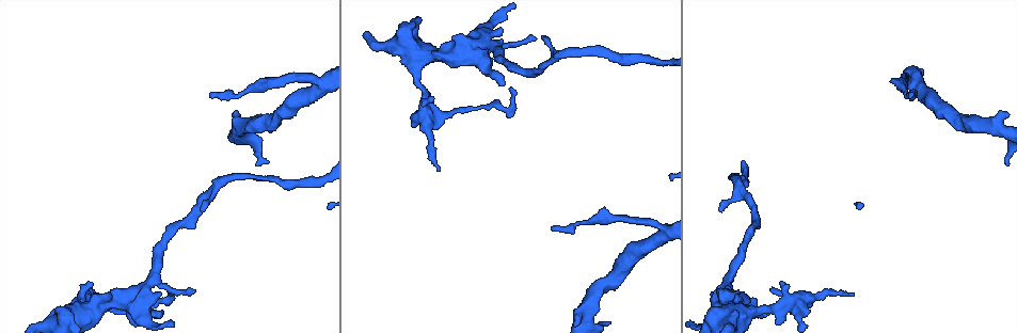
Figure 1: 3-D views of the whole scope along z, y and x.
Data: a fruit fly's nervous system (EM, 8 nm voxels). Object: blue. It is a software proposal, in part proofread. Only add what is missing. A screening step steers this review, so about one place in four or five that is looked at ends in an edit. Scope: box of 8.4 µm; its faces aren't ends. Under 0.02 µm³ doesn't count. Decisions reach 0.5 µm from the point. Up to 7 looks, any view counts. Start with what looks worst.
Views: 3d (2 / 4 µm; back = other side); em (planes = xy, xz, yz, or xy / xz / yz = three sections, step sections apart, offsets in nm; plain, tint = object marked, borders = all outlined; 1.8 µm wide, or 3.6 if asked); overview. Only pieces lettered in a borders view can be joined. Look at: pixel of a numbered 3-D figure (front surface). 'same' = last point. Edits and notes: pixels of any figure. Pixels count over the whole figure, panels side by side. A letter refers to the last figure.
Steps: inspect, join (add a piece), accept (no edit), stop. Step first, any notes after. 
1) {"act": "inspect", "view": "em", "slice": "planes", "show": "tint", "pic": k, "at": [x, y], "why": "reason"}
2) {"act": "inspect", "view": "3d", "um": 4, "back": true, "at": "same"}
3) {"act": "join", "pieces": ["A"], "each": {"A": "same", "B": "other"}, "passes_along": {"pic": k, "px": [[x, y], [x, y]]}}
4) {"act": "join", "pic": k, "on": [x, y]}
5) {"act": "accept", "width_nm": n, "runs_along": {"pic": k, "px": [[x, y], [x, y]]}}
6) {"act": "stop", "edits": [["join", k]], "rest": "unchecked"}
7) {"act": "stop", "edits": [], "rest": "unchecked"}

{"act": "inspect", "view": "3d", "um": 2, "pic": 1, "at": [432, 96], "why": "an open end"}

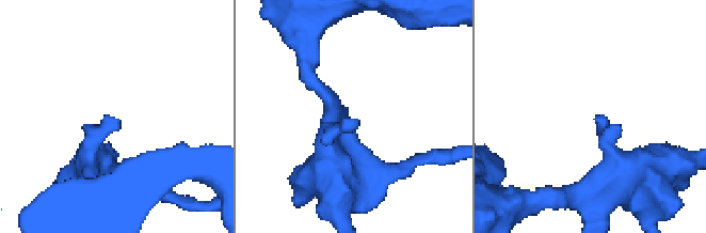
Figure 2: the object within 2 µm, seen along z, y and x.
{"act": "inspect", "view": "em", "slice": "yz", "step": 4, "show": "borders", "pic": 2, "at": [357, 121], "why": "shape alone is not enough"}

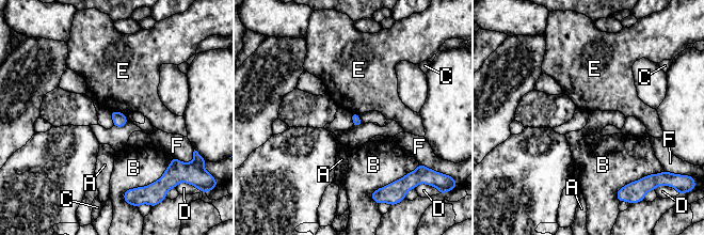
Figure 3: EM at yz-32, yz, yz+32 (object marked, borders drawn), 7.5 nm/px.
{"act": "accept", "each": {"A": "other", "B": "other", "C": "other", "D": "other", "E": "other", "F": "other"}, "border": {"pic": 3, "px": [[173, 157], [170, 165], [163, 171]]}, "found": "none of them fits"}

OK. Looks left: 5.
{"act": "inspect", "view": "em", "slice": "planes", "show": "plain", "pic": 1, "at": [437, 170], "why": "an open end"}

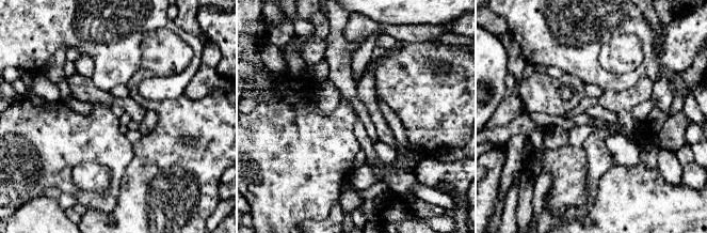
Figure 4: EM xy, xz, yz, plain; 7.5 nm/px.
{"act": "inspect", "view": "em", "slice": "planes", "show": "borders", "at": "same", "why": "what lies round it"}

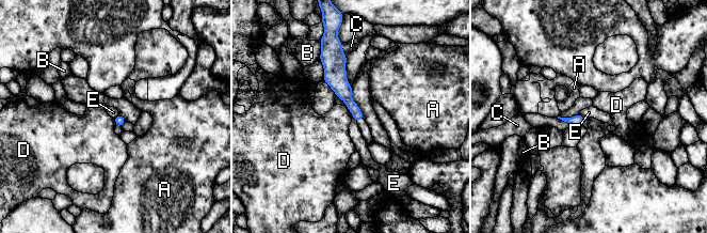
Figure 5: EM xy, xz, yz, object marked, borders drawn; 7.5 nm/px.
{"act": "accept", "each": {"A": "other", "B": "other", "C": "other", "D": "other", "E": "other"}, "runs_along": {"pic": 5, "px": [[328, 58], [337, 81], [359, 117]]}, "found": "none of them fits"}

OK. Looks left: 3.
{"act": "inspect", "view": "3d", "um": 2, "pic": 1, "at": [503, 85], "why": "an open end"}

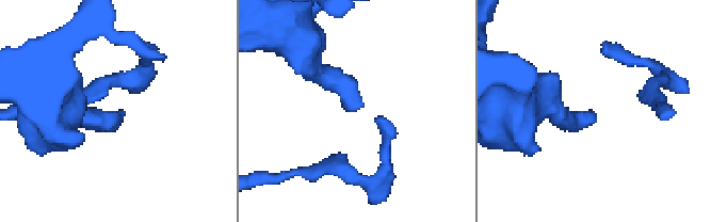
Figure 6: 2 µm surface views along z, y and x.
{"act": "inspect", "view": "em", "slice": "xz", "step": 16, "show": "tint", "pic": 6, "at": [125, 113]}

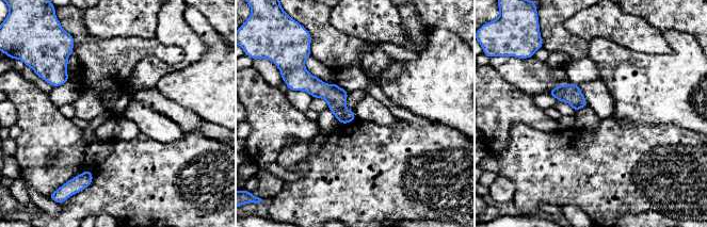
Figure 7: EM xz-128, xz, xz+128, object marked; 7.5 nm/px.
{"act": "inspect", "view": "em", "slice": "planes", "show": "borders", "at": "same", "why": "cut it another way"}

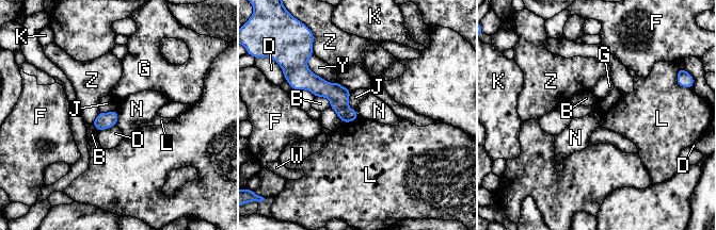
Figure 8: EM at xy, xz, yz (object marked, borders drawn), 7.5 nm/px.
{"act": "accept", "each": {"B": "other", "D": "other", "F": "other", "G": "other", "J": "other", "K": "other", "L": "other", "N": "other", "W": "other", "Y": "other", "Z": "other"}, "border": {"pic": 8, "px": [[118, 111], [115, 124]]}, "found": "no lettered piece goes on from it"}

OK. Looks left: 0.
{"act": "stop", "edits": [], "rest": "unchecked"}

